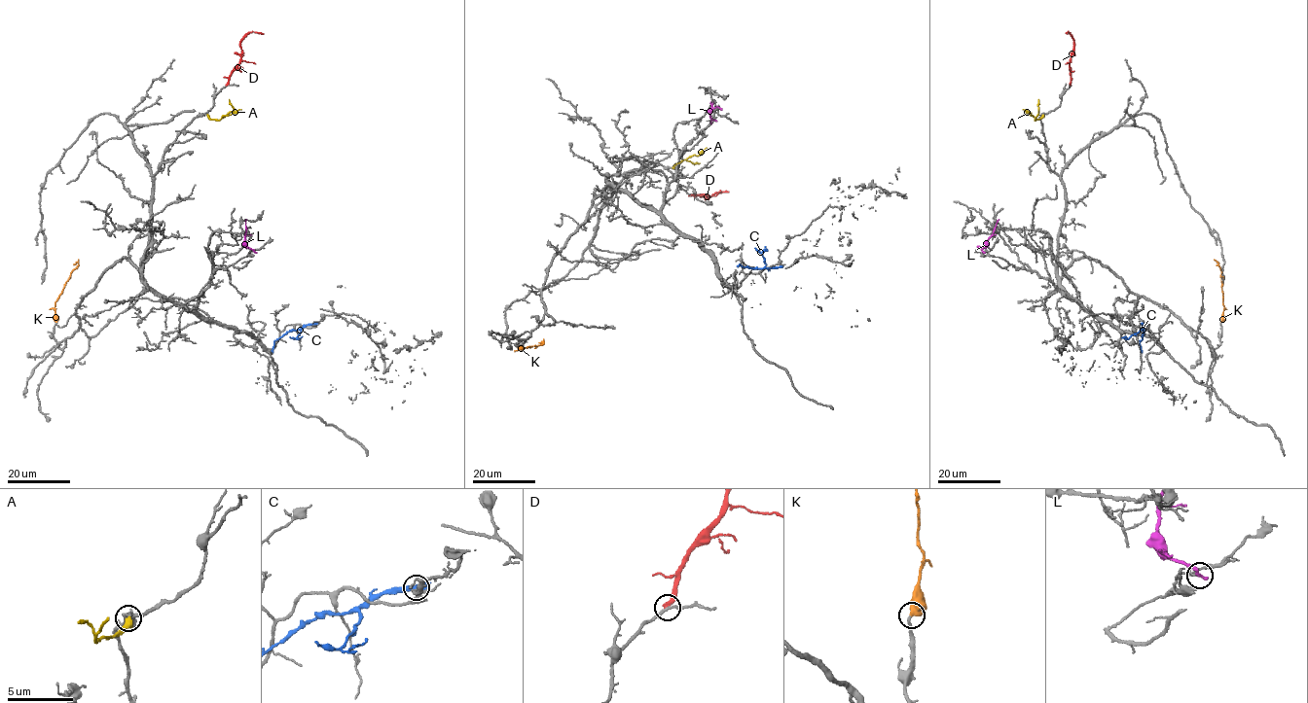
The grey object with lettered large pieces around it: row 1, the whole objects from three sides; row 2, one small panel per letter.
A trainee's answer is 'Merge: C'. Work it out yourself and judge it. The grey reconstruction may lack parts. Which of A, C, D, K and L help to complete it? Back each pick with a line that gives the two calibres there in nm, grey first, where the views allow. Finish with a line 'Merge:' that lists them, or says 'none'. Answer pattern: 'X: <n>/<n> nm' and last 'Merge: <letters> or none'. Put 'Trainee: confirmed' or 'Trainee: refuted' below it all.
K: 240/650 nm
Merge: K
Trainee: refuted

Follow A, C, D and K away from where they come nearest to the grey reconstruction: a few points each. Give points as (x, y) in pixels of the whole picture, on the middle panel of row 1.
A: (672, 167), (685, 159), (699, 163), (694, 163)
C: (779, 266), (738, 266)
D: (692, 194), (705, 194), (708, 198), (717, 192), (729, 192)
K: (522, 346), (520, 349), (543, 343), (538, 342)

